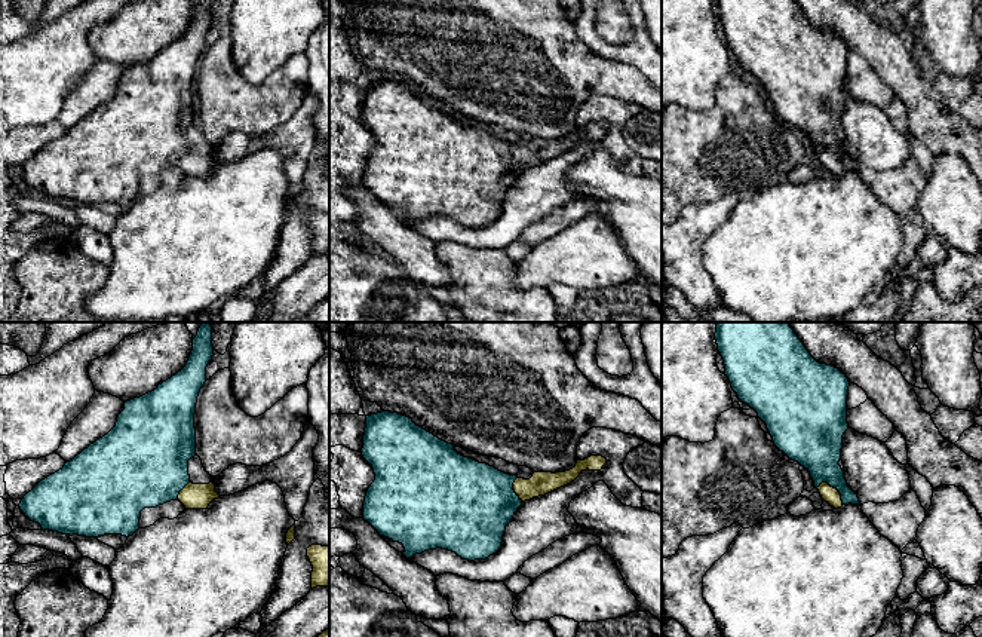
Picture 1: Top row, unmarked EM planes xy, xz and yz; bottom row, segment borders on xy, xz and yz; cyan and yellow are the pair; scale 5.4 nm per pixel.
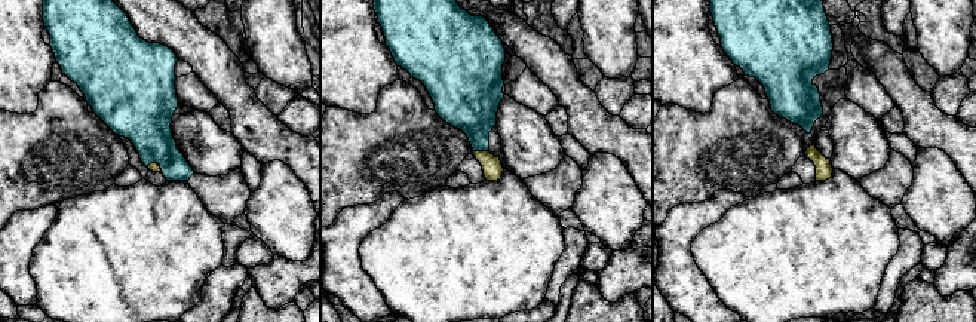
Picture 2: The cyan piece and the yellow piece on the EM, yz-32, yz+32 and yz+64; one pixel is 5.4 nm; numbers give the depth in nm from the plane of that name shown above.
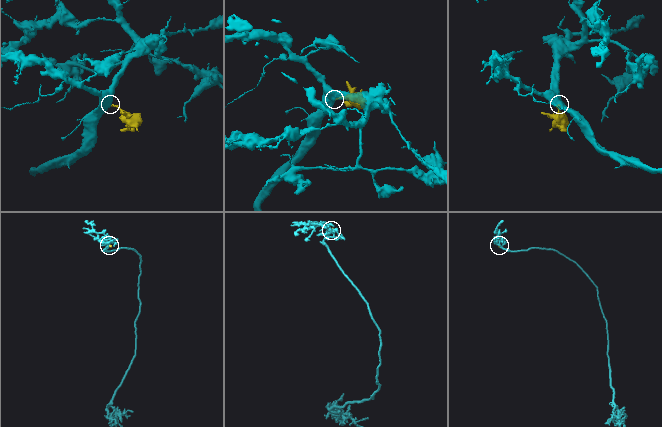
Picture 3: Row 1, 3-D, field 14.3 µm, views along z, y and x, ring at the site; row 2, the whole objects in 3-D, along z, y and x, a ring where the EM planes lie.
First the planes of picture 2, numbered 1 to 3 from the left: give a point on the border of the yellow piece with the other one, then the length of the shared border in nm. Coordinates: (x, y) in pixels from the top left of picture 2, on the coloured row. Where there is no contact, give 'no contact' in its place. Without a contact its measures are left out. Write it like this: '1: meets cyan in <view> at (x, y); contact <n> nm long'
1: meets cyan in yz-32 at (156, 162); contact 100 nm long
2: meets cyan in yz+32 at (481, 150); contact 90 nm long
3: no contact

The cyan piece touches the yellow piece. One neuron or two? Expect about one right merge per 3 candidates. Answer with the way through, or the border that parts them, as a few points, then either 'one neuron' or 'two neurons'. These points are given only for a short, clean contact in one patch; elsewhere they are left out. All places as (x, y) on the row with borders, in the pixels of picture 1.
runs through yz (816, 446), (824, 469), (834, 487), (828, 493); one neuron

